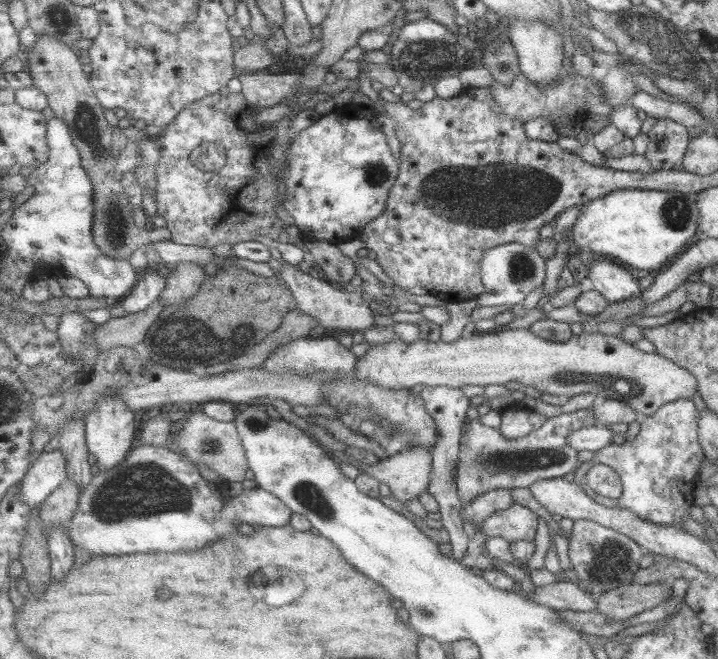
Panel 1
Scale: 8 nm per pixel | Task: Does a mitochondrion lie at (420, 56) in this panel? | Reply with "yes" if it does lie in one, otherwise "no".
yes

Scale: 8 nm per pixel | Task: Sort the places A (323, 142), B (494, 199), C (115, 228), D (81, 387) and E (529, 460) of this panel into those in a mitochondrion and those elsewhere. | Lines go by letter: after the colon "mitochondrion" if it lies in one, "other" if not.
A: other
B: mitochondrion
C: mitochondrion
D: other
E: mitochondrion

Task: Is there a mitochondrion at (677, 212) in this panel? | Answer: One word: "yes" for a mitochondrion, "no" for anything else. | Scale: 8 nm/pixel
yes

